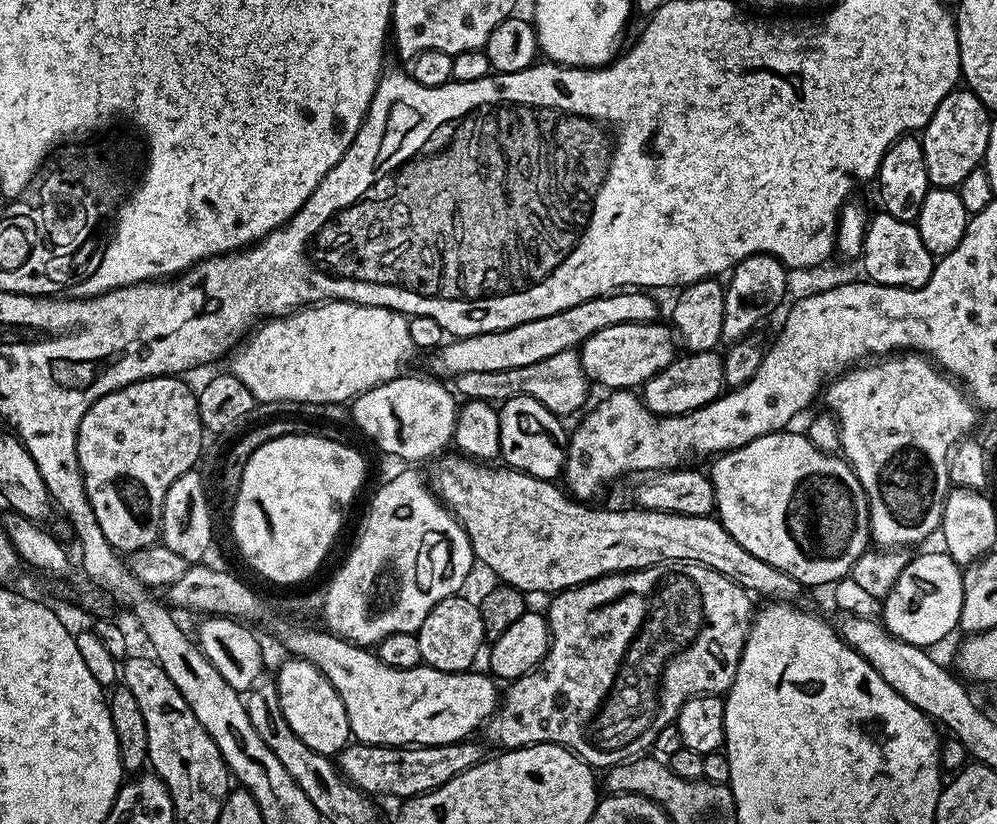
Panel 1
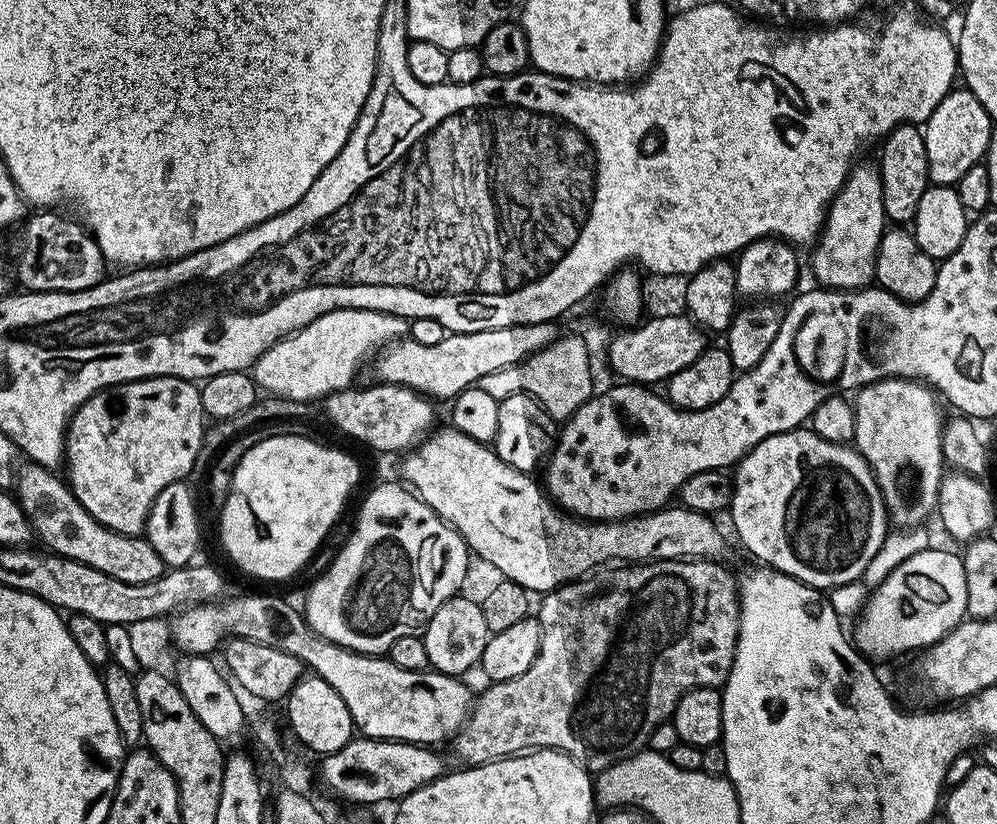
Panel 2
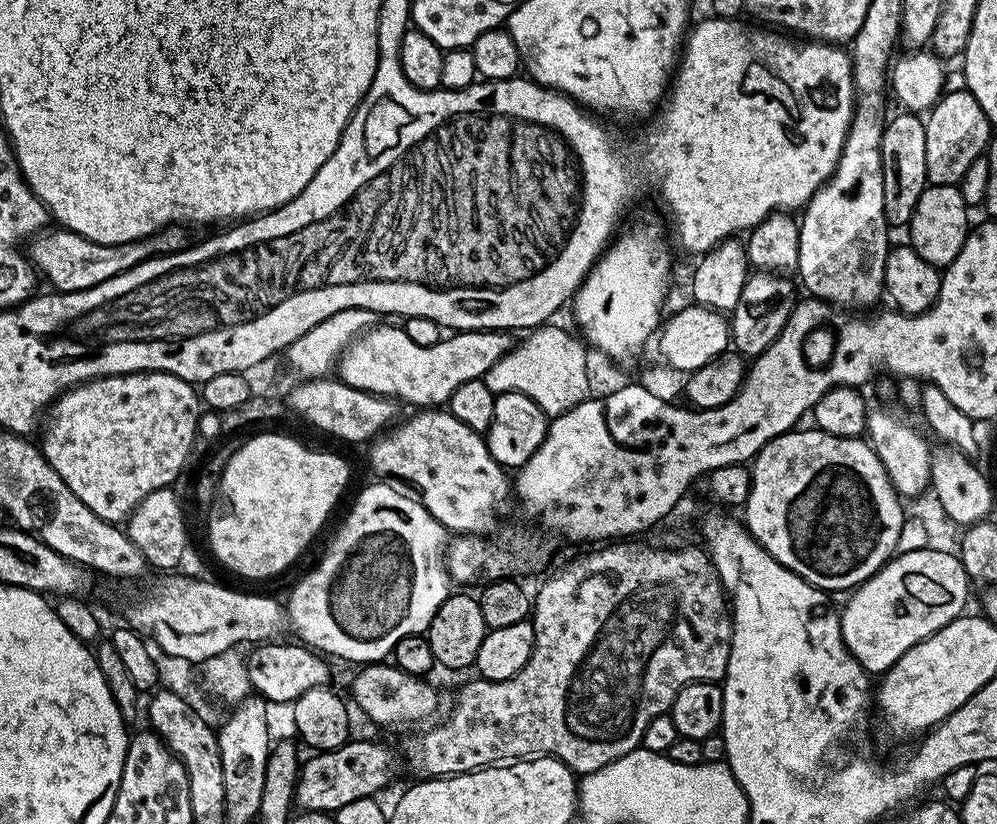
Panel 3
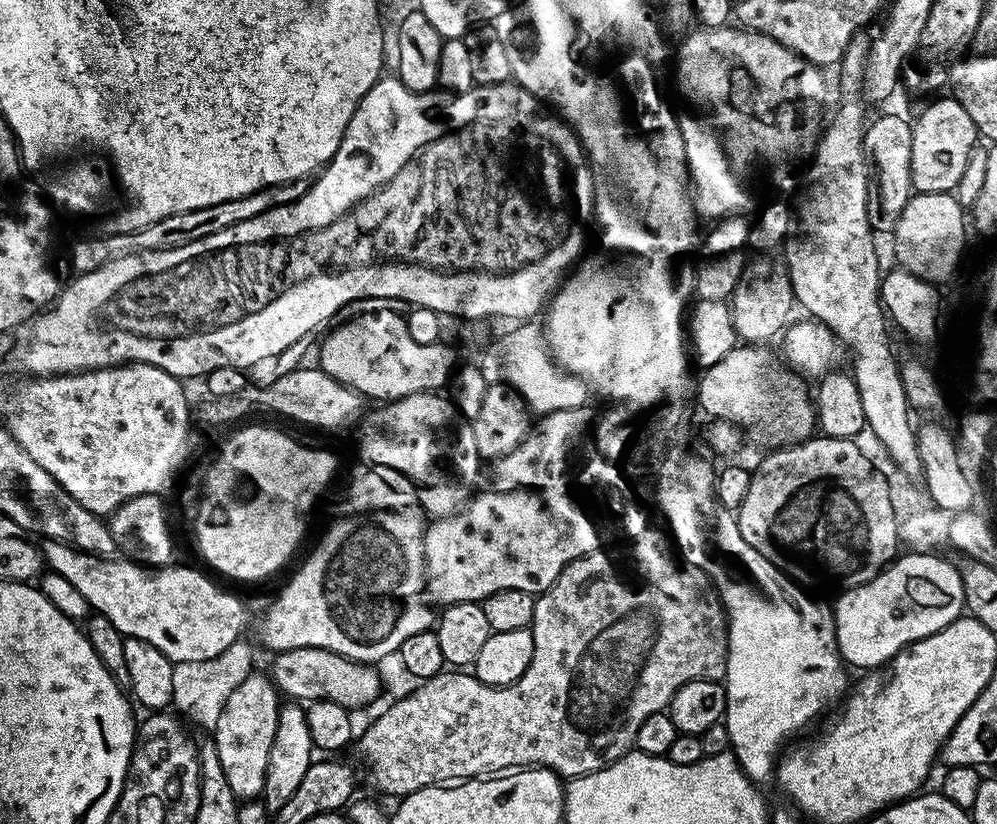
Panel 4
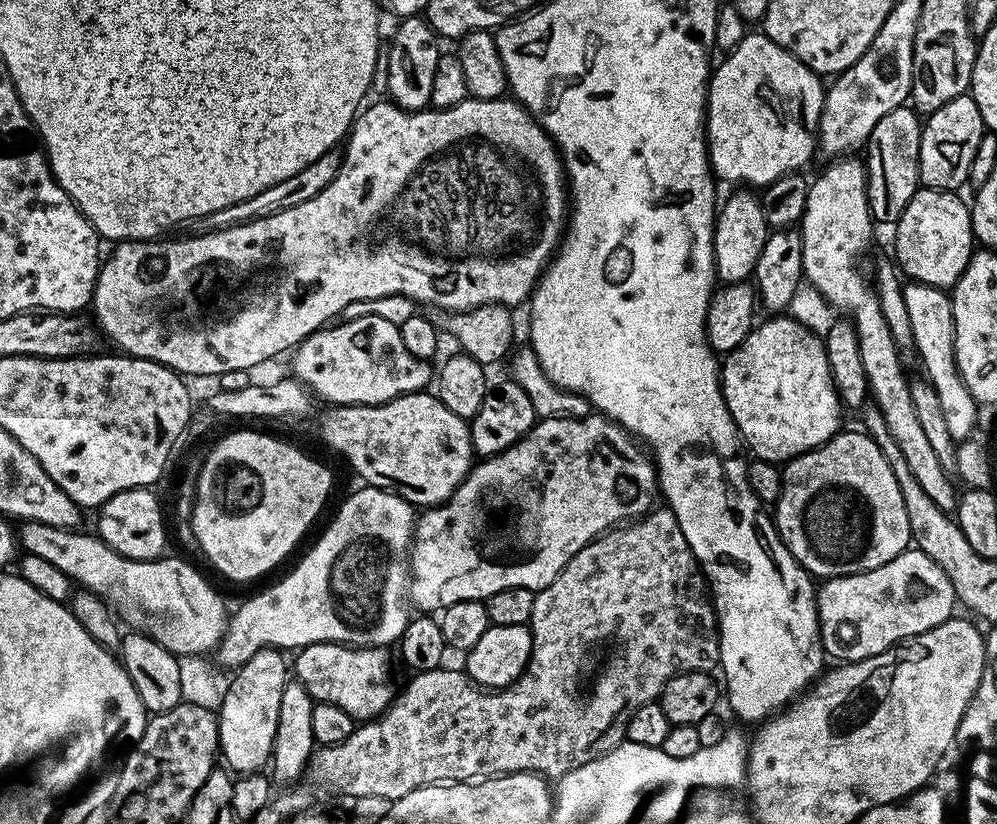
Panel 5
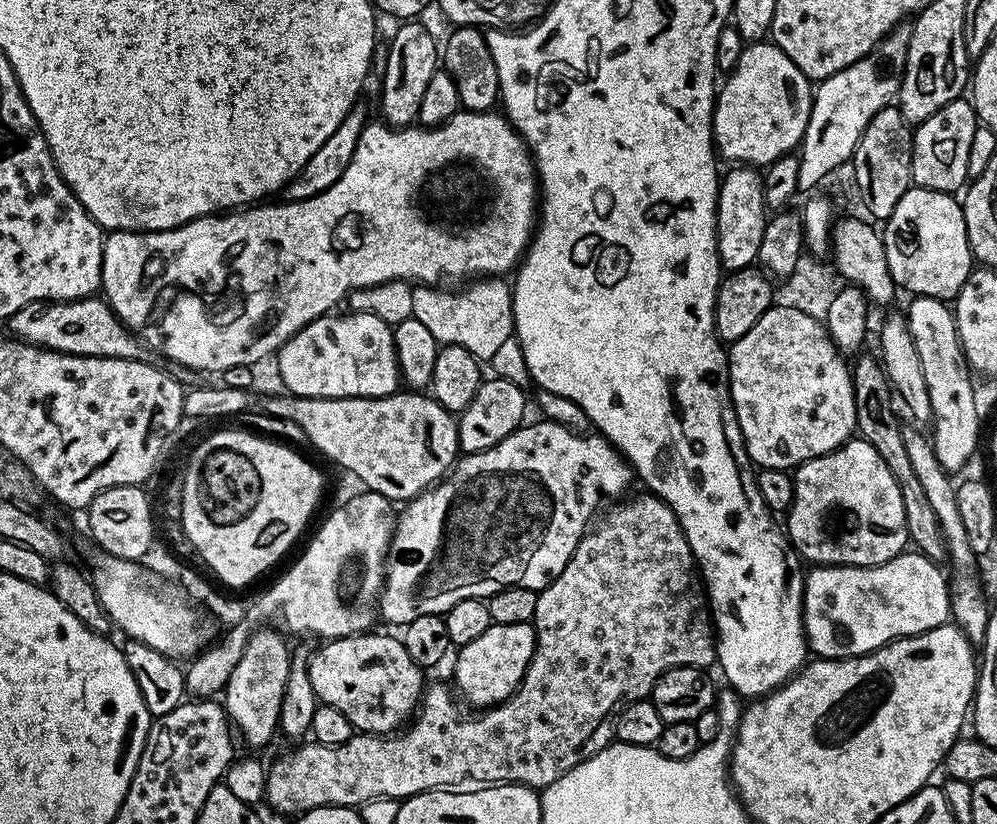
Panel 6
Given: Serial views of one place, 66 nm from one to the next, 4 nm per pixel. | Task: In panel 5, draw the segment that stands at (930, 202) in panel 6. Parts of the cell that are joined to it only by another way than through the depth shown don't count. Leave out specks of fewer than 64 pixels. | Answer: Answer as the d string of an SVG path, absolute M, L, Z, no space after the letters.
M921 187L914 198L910 198L906 210L902 210L900 220L894 226L894 260L899 271L909 281L948 290L958 282L958 278L972 261L972 214L969 205L963 204L956 196L959 195L952 190Z

